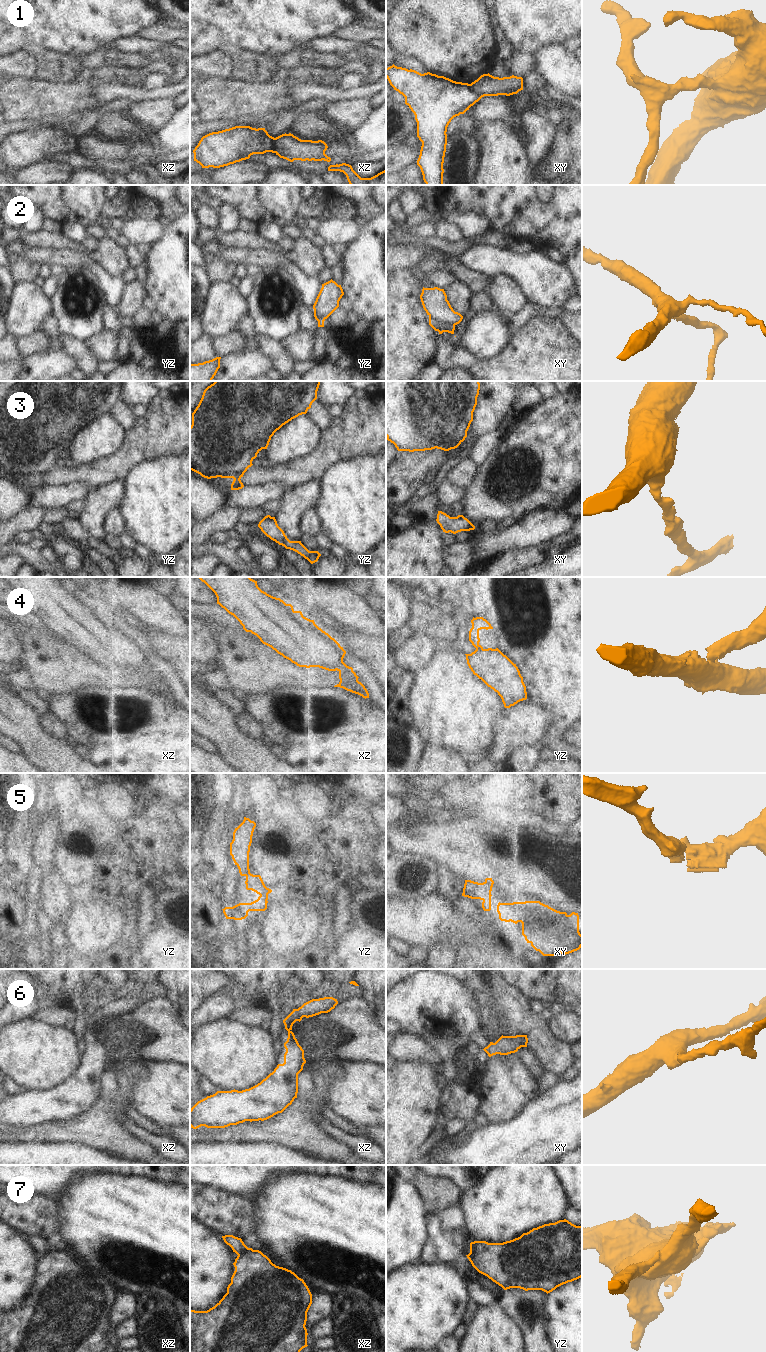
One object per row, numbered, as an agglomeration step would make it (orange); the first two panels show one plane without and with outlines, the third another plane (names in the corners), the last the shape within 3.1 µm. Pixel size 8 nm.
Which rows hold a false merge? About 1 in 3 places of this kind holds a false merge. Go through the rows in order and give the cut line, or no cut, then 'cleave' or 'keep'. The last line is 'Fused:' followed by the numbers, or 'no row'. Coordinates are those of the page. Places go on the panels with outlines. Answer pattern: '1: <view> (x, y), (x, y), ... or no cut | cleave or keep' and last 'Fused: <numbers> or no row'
1: xy (470, 84), (470, 87), (481, 97) | cleave
2: xy (429, 315), (441, 323), (454, 325) | cleave
3: no cut | keep
4: yz (476, 648), (482, 649) | cleave
5: no cut | keep
6: no cut | keep
7: yz (473, 1242), (474, 1249), (469, 1259) | cleave
Fused: 1, 2, 4, 7

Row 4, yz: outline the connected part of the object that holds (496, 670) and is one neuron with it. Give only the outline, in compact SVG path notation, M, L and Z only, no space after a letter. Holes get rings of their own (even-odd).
M498 648L465 654L469 668L501 697L505 708L527 699L526 686L516 664Z

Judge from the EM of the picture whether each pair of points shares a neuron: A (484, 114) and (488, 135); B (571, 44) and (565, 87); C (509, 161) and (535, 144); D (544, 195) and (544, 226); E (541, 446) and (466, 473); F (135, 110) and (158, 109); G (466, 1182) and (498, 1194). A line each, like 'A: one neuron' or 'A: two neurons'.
A: two neurons
B: two neurons
C: two neurons
D: two neurons
E: two neurons
F: one neuron
G: two neurons

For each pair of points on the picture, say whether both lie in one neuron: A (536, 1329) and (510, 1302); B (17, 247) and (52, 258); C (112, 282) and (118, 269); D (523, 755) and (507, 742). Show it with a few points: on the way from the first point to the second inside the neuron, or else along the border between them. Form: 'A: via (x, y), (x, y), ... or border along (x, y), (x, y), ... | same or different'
A: via (528, 1327), (521, 1321), (516, 1310) | same
B: via (26, 251), (43, 256) | same
C: border along (96, 262), (112, 275), (121, 277) | different
D: border along (539, 745), (520, 745), (506, 762) | different

